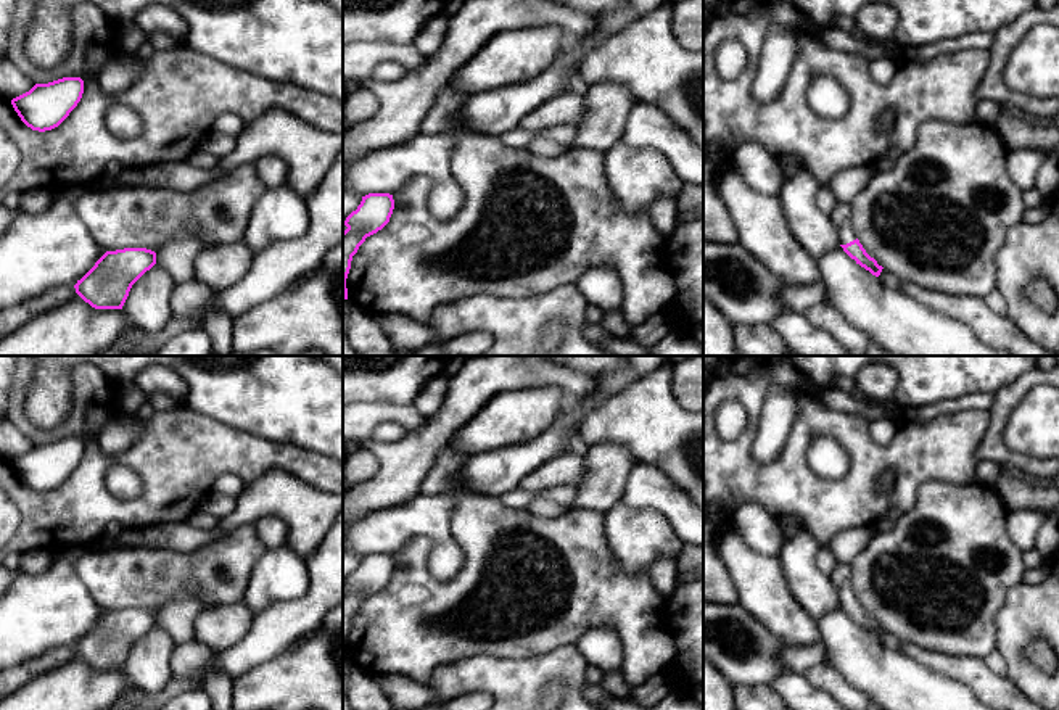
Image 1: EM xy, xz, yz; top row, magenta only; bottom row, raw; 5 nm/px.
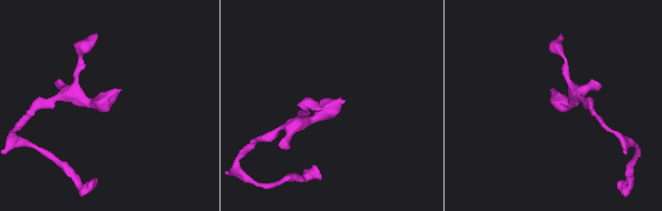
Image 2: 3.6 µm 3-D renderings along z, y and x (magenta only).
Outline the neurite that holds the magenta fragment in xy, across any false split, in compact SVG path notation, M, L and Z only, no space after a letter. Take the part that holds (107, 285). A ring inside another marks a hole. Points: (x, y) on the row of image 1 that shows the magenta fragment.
M146 248L106 251L74 288L95 309L122 309L132 285L155 264L156 253Z

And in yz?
M837 203L829 217L839 233L840 246L843 248L843 251L851 259L855 259L856 264L869 270L872 275L879 277L884 267L879 266L877 261L866 253L863 245L856 238L855 230L851 227L850 203Z

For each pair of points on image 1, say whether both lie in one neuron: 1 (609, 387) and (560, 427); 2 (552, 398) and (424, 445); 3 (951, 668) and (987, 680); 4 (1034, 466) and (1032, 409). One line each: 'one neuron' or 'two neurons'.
1: one neuron
2: two neurons
3: one neuron
4: two neurons

